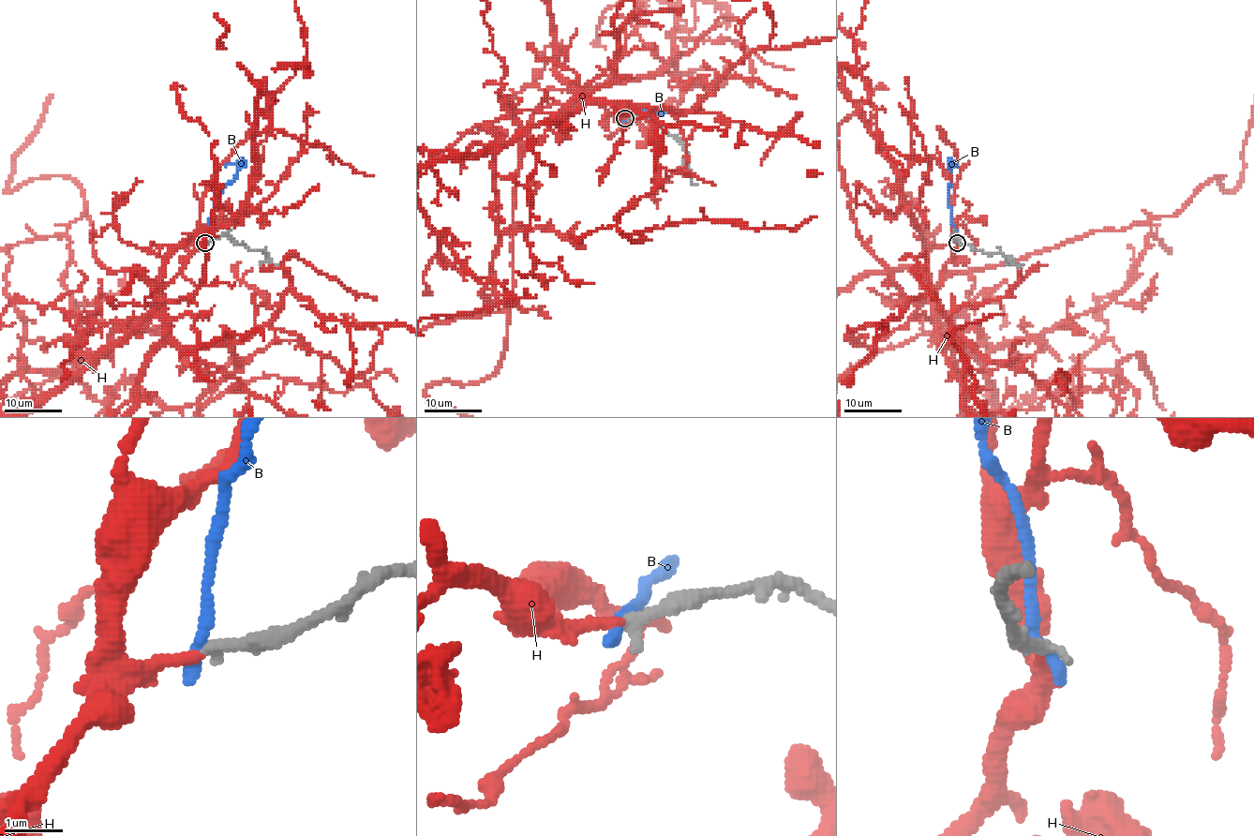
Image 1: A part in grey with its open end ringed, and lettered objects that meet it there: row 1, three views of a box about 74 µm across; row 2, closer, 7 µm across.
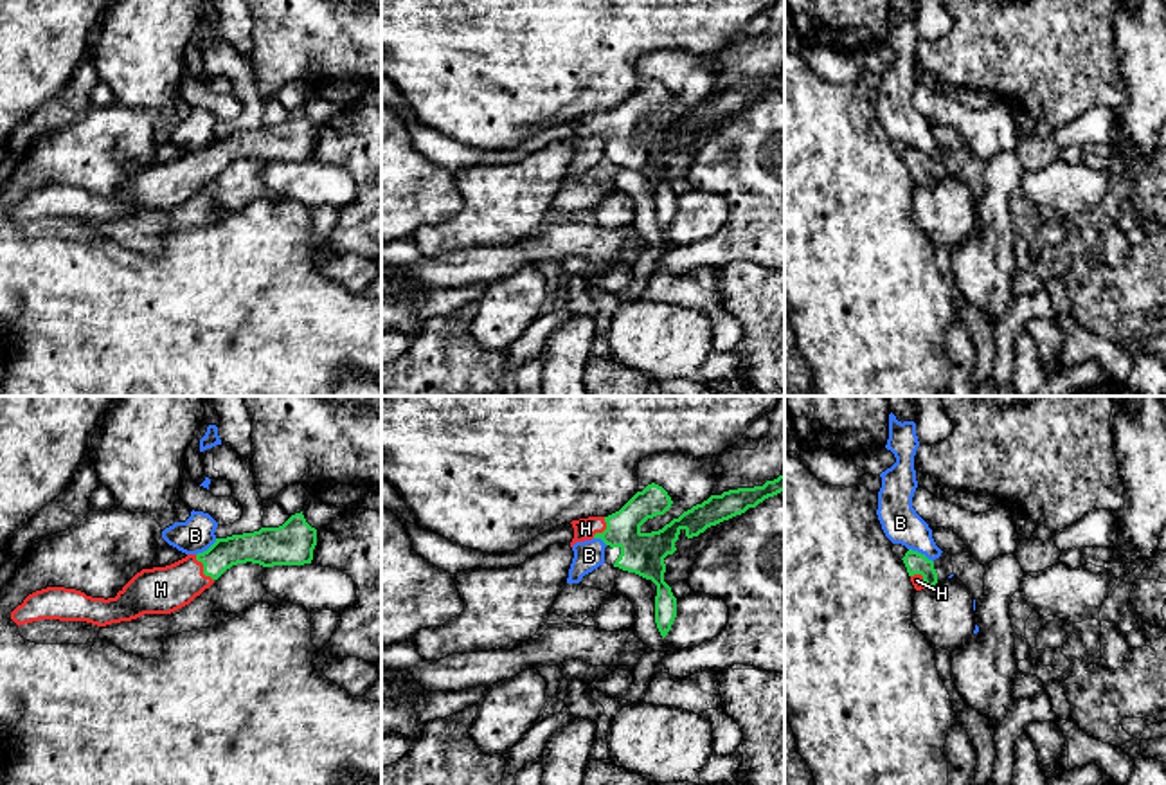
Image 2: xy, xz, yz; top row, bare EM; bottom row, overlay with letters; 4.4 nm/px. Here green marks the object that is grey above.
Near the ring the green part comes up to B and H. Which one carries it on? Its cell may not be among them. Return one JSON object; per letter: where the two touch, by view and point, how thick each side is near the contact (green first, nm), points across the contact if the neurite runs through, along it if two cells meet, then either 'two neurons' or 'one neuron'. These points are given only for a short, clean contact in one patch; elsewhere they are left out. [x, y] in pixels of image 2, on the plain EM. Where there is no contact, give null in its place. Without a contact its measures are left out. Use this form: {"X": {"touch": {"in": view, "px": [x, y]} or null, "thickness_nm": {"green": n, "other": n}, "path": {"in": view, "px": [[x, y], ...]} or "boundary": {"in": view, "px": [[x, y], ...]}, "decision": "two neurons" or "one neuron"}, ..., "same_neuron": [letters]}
{"B": {"touch": {"in": "yz", "px": [920, 150]}, "thickness_nm": {"green": 100, "other": 170}, "boundary": {"in": "yz", "px": [[909, 144], [923, 150], [932, 159]]}, "decision": "two neurons"}, "H": {"touch": {"in": "xy", "px": [204, 166]}, "thickness_nm": {"green": 140, "other": 200}, "path": {"in": "xy", "px": [[224, 150], [204, 166], [177, 182], [161, 186]]}, "decision": "one neuron"}, "same_neuron": ["H"]}

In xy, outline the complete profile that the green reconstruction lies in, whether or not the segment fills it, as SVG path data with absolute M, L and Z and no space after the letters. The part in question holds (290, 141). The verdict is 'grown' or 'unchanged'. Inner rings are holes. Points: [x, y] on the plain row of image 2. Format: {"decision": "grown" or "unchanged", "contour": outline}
{"decision": "grown", "contour": "M302 108L279 124L216 135L203 149L166 162L142 166L115 194L92 194L76 185L47 184L29 191L11 209L20 223L40 216L86 218L97 223L131 218L144 211L171 211L189 202L227 166L238 160L304 162L311 160L317 126Z"}

